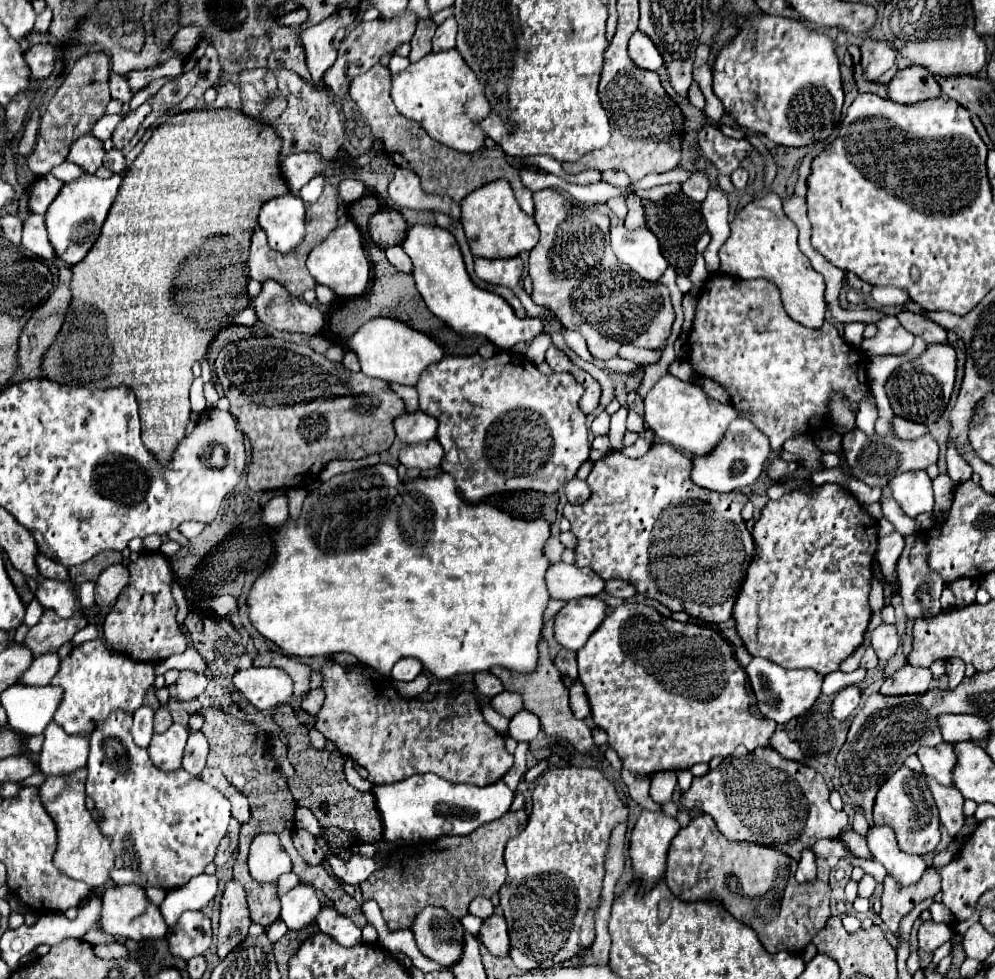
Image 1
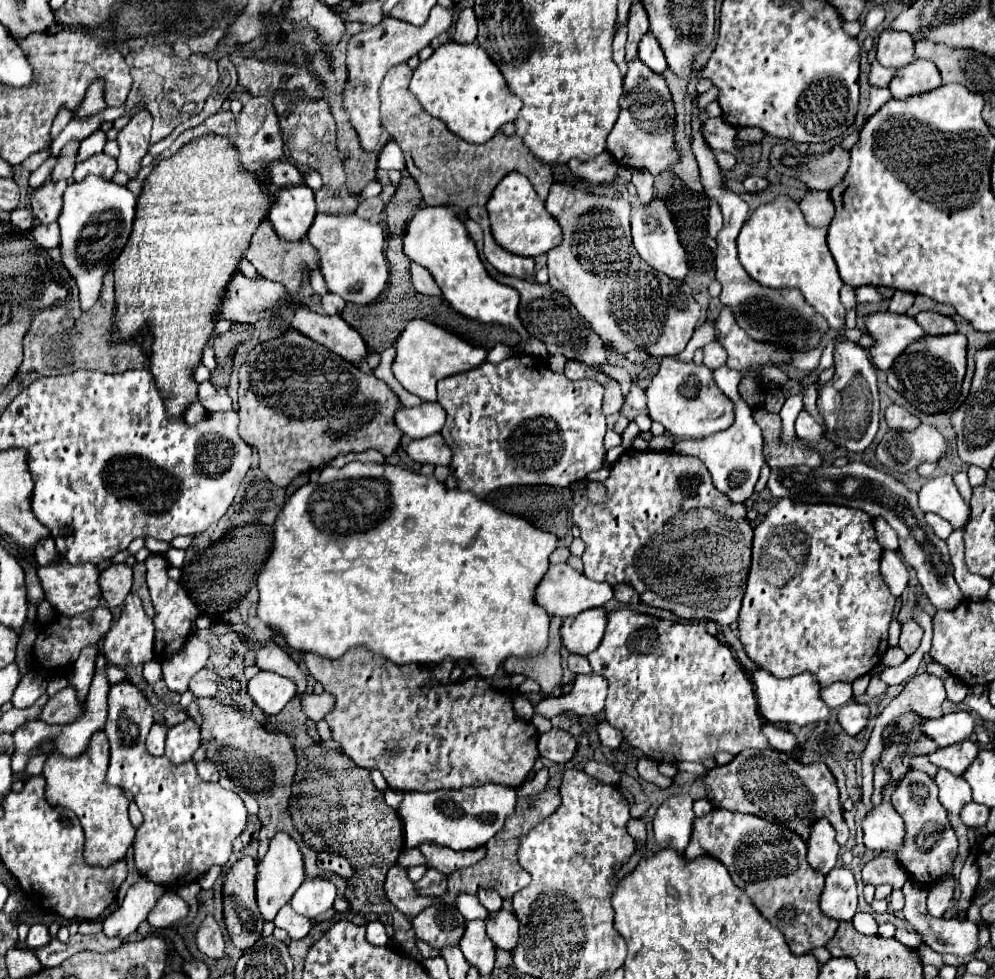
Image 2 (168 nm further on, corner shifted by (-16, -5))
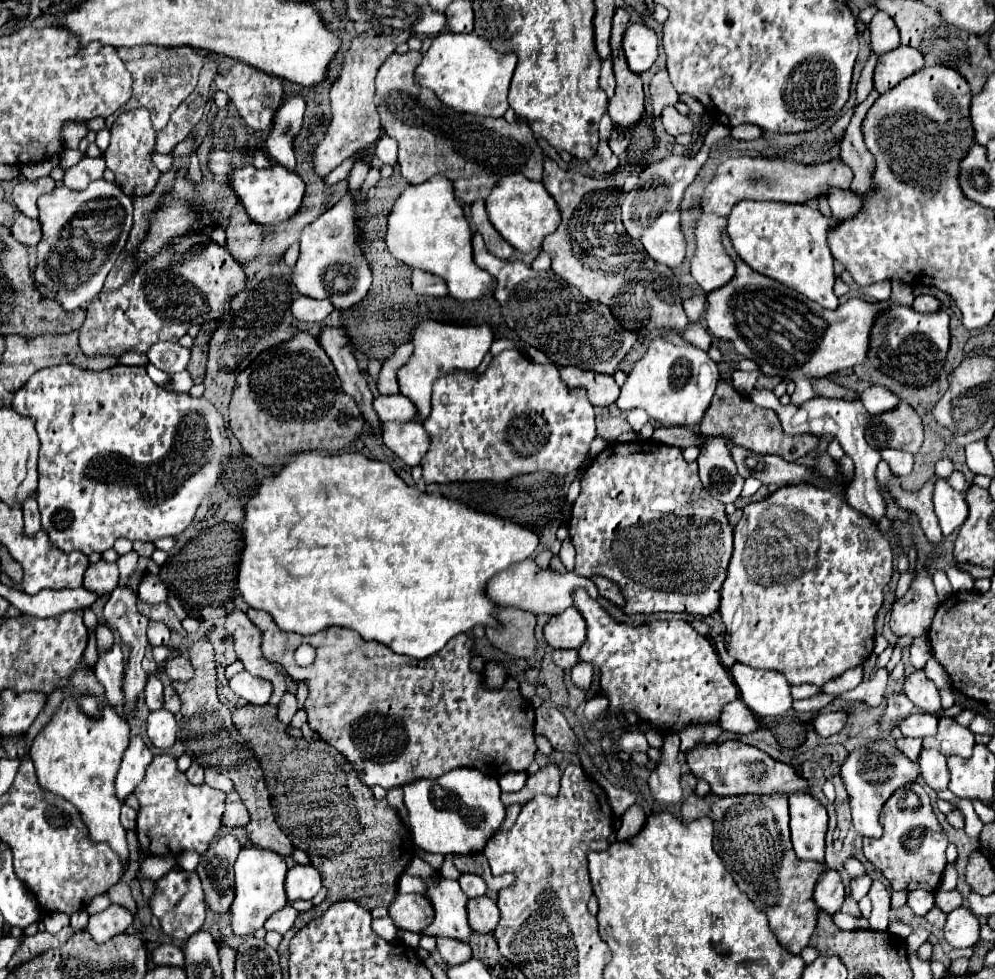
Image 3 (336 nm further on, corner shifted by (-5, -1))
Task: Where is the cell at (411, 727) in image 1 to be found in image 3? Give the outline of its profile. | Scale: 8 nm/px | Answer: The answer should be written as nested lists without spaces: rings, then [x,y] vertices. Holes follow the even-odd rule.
[[[249,609],[247,617],[263,631],[263,655],[271,663],[279,663],[293,679],[307,677],[309,695],[305,701],[305,711],[309,717],[309,727],[351,761],[365,785],[381,785],[383,789],[403,787],[417,779],[441,777],[457,767],[473,767],[499,779],[509,771],[525,771],[533,763],[537,751],[533,735],[533,705],[519,695],[517,681],[507,681],[499,689],[487,689],[483,673],[469,669],[473,647],[469,635],[453,637],[441,653],[415,661],[413,657],[389,651],[377,641],[365,641],[351,629],[333,625],[321,633],[315,633],[313,637],[305,637],[277,629],[277,623],[265,611]],[[301,643],[309,643],[317,651],[317,657],[309,667],[299,667],[293,659],[293,651]]]

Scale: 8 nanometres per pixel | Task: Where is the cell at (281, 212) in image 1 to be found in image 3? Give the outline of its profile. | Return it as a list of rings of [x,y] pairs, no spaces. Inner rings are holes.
[[[273,163],[271,169],[255,169],[255,167],[235,169],[233,175],[229,177],[229,183],[239,195],[247,215],[263,227],[277,227],[289,221],[299,211],[303,195],[305,195],[305,183],[301,181],[301,177],[295,175],[295,171],[283,169],[277,163]]]

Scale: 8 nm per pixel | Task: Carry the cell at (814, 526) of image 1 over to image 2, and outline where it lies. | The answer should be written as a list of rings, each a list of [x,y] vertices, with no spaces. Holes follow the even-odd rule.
[[[780,499],[754,529],[752,565],[738,617],[738,637],[746,655],[774,677],[792,677],[808,671],[820,687],[836,681],[852,683],[870,673],[888,649],[888,623],[894,611],[894,597],[880,577],[880,557],[882,547],[876,541],[872,517],[864,511],[842,505],[804,505]],[[788,547],[808,547],[802,571],[784,587],[766,583],[764,567],[788,567]]]

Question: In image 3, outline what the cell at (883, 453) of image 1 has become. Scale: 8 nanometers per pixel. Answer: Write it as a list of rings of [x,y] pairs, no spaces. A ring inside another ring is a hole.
[[[899,403],[893,411],[873,415],[865,439],[875,449],[899,449],[917,453],[923,443],[923,421],[913,407]]]

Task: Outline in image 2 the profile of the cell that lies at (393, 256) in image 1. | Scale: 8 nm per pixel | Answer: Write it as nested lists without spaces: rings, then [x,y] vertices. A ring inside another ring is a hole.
[[[412,263],[410,271],[412,271],[412,283],[414,283],[414,287],[416,287],[418,293],[422,293],[422,295],[432,295],[432,297],[440,297],[440,295],[442,295],[442,293],[440,293],[440,287],[436,285],[436,281],[434,281],[432,275],[428,273],[428,269]]]

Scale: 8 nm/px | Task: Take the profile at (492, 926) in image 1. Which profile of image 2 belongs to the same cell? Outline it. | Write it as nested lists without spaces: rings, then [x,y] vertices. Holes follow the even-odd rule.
[[[496,911],[496,913],[490,913],[486,917],[486,933],[488,937],[492,939],[492,943],[500,949],[514,949],[516,947],[516,941],[518,941],[518,921],[516,921],[516,915],[510,913],[510,911]]]

